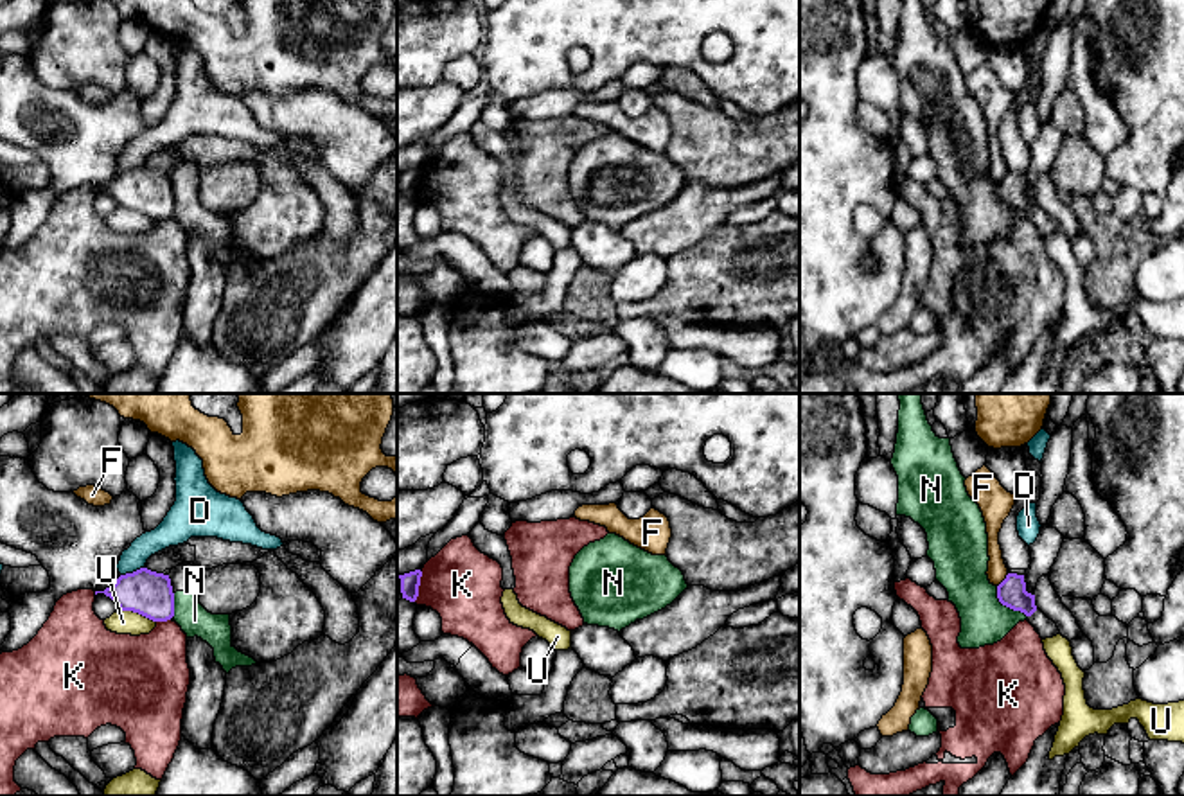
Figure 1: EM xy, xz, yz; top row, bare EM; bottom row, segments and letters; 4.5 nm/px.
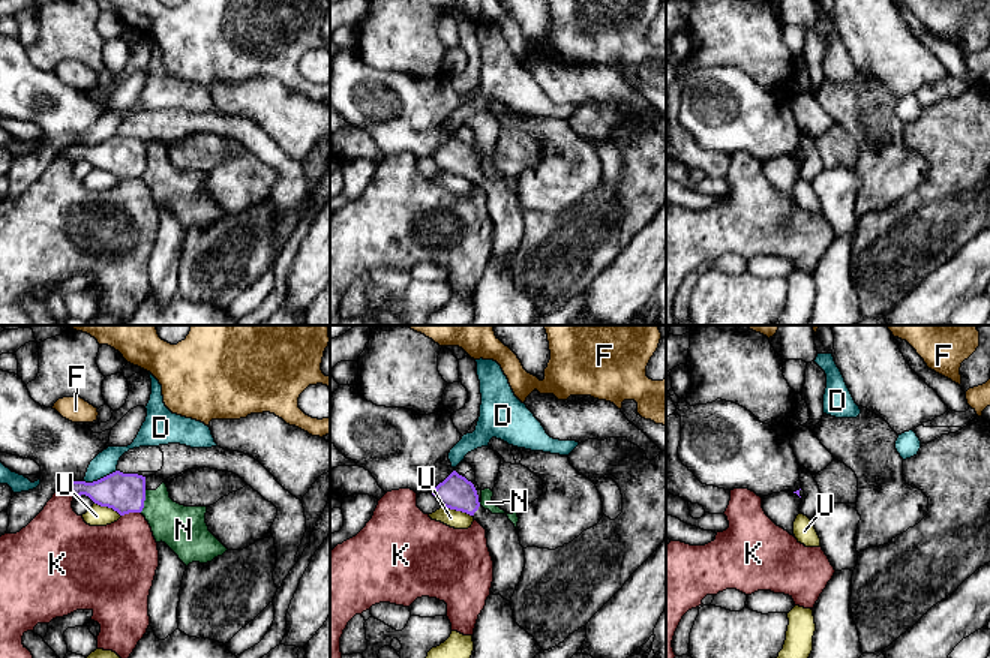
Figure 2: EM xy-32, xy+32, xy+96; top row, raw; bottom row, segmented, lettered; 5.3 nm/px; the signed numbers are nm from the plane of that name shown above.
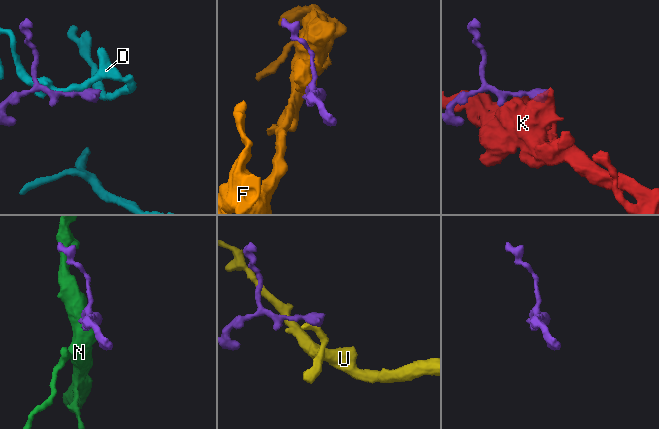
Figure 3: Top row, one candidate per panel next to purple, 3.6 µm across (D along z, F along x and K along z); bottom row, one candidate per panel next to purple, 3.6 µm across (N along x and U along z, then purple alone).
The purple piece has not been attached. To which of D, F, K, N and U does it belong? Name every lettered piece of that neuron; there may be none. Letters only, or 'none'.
none

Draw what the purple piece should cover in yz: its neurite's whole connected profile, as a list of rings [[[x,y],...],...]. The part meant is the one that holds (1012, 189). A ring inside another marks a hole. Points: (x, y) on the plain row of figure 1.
[[[1008,171],[997,183],[997,196],[1003,203],[1024,210],[1042,237],[1060,232],[1056,221],[1035,203],[1035,192],[1026,189],[1024,172]]]

